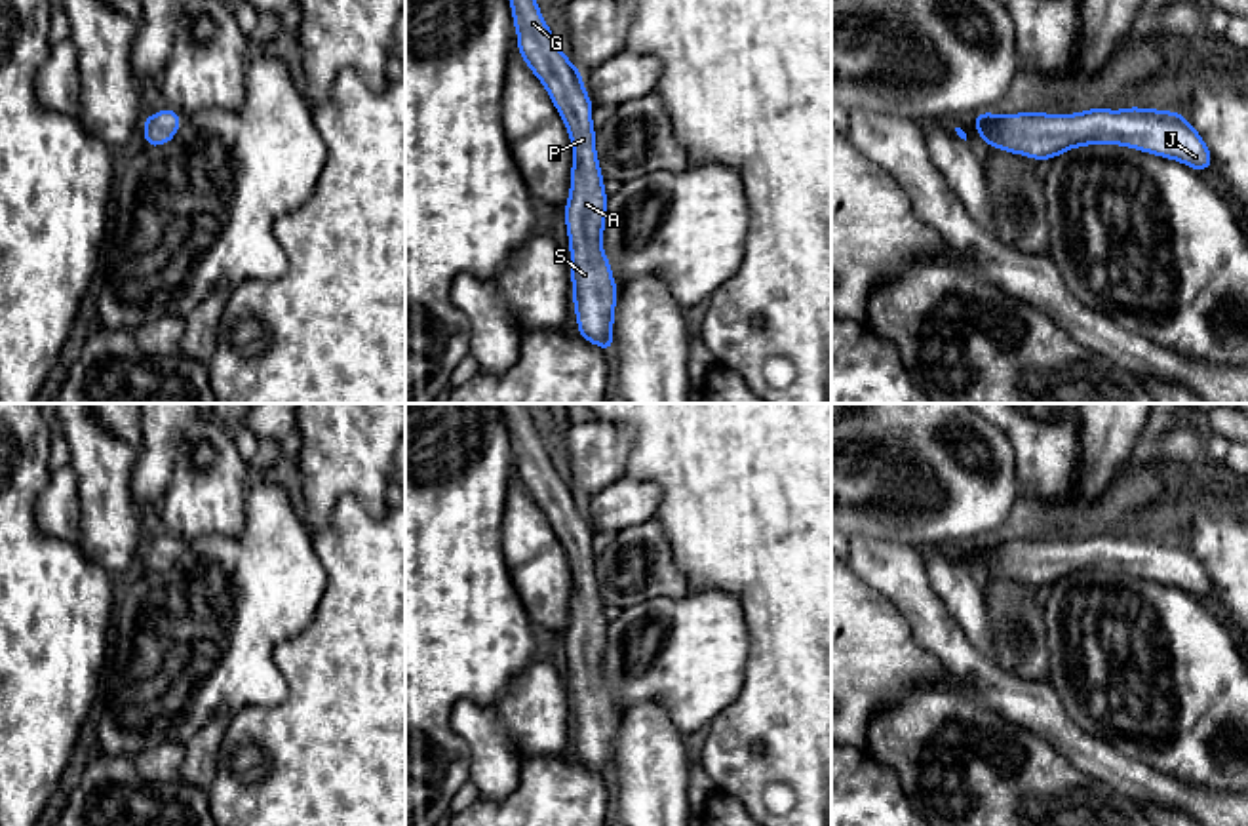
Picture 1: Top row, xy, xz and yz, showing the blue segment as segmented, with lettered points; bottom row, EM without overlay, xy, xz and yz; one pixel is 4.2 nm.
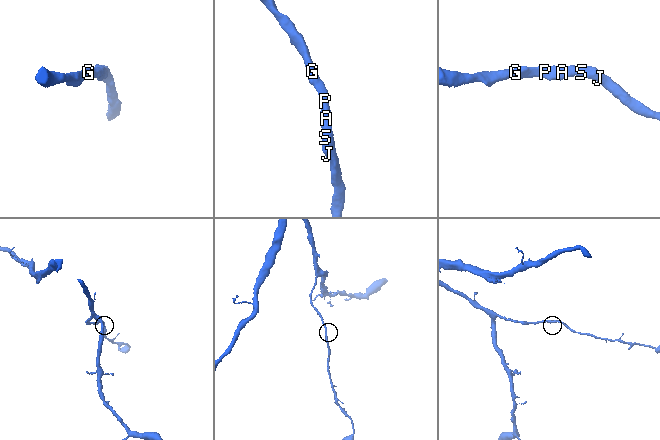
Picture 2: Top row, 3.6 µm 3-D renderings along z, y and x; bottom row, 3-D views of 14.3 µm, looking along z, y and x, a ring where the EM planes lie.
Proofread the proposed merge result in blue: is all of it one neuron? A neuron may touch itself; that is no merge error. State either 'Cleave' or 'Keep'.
Keep

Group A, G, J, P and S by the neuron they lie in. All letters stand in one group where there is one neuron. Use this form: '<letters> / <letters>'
A G J P S

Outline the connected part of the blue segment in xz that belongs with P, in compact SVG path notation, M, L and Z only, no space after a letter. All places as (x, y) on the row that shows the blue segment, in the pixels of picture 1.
M510 0L510 4L517 32L516 49L546 88L573 143L565 226L578 335L611 354L618 289L611 263L601 251L607 192L595 154L594 103L586 93L580 70L561 53L536 0Z

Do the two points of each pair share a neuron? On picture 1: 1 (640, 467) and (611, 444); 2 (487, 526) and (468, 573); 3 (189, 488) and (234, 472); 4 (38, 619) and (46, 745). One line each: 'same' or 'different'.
1: different
2: same
3: same
4: same

